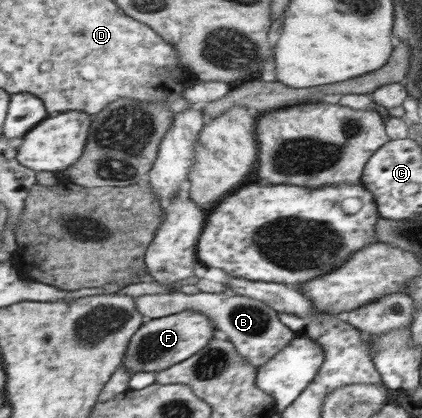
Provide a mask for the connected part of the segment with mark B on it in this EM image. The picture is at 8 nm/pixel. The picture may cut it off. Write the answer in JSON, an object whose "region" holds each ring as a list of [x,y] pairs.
{"region":[[[174,290],[170,293],[143,294],[134,298],[134,310],[142,315],[145,321],[177,314],[183,310],[195,310],[207,316],[213,322],[214,328],[221,330],[226,340],[234,345],[239,356],[243,356],[243,360],[255,366],[255,369],[263,366],[269,358],[273,358],[296,336],[296,333],[279,322],[278,315],[273,310],[247,296],[228,292],[221,292],[221,294],[199,292],[187,295]]]}

